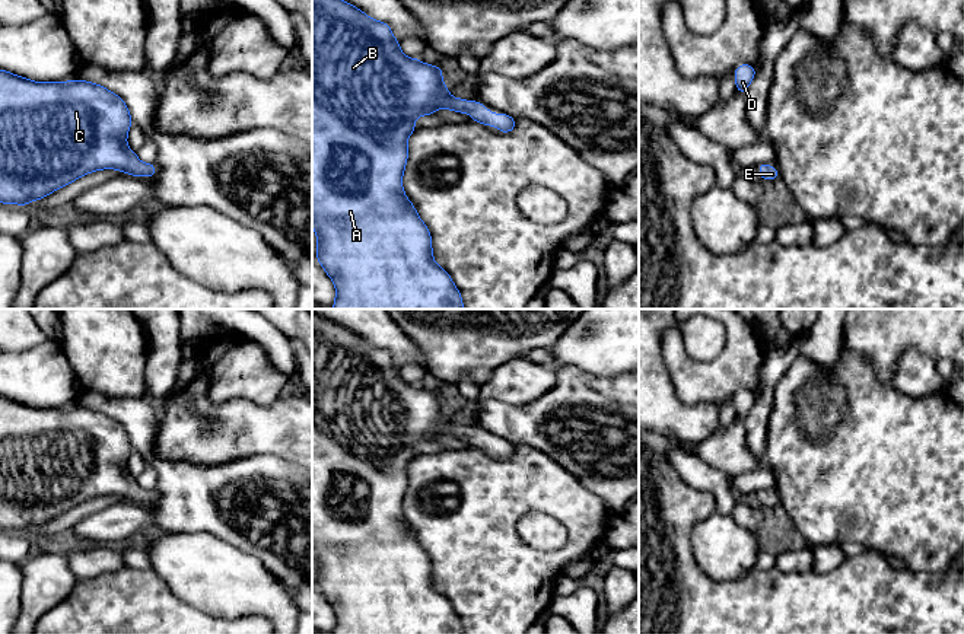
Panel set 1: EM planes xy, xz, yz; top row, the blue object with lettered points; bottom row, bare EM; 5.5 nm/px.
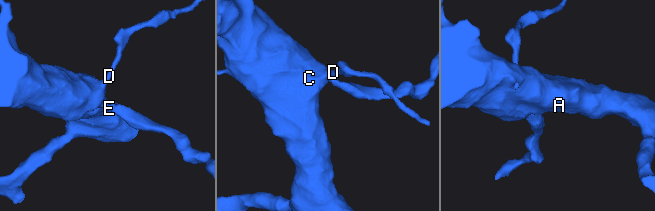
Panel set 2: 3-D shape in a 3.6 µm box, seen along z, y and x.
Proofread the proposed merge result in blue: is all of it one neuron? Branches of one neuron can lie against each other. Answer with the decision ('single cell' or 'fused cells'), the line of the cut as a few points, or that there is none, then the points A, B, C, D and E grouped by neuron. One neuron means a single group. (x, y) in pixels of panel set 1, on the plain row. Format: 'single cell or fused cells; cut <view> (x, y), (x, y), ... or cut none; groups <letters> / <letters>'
single cell; cut none; groups A B C D E

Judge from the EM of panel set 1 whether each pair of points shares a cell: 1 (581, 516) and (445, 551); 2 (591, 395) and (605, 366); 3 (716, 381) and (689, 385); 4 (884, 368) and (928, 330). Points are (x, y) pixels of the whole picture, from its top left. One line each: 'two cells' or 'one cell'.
1: one cell
2: two cells
3: one cell
4: one cell

